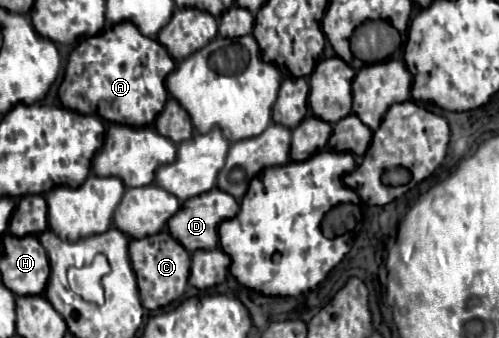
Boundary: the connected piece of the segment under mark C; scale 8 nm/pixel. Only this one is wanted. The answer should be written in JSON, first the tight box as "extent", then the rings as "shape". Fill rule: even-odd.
{"extent":[130,231,190,311],"shape":[[[168,231],[144,239],[130,239],[130,261],[138,277],[140,299],[146,309],[154,311],[166,307],[184,293],[190,273],[190,253],[180,243],[176,243]]]}

